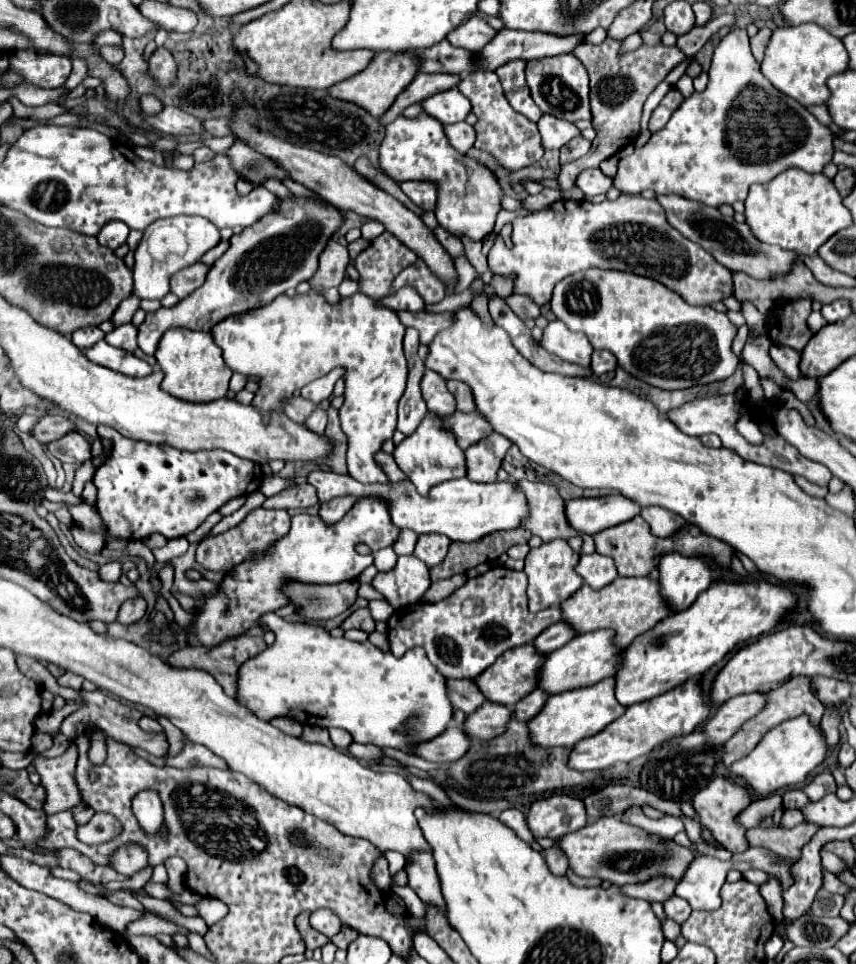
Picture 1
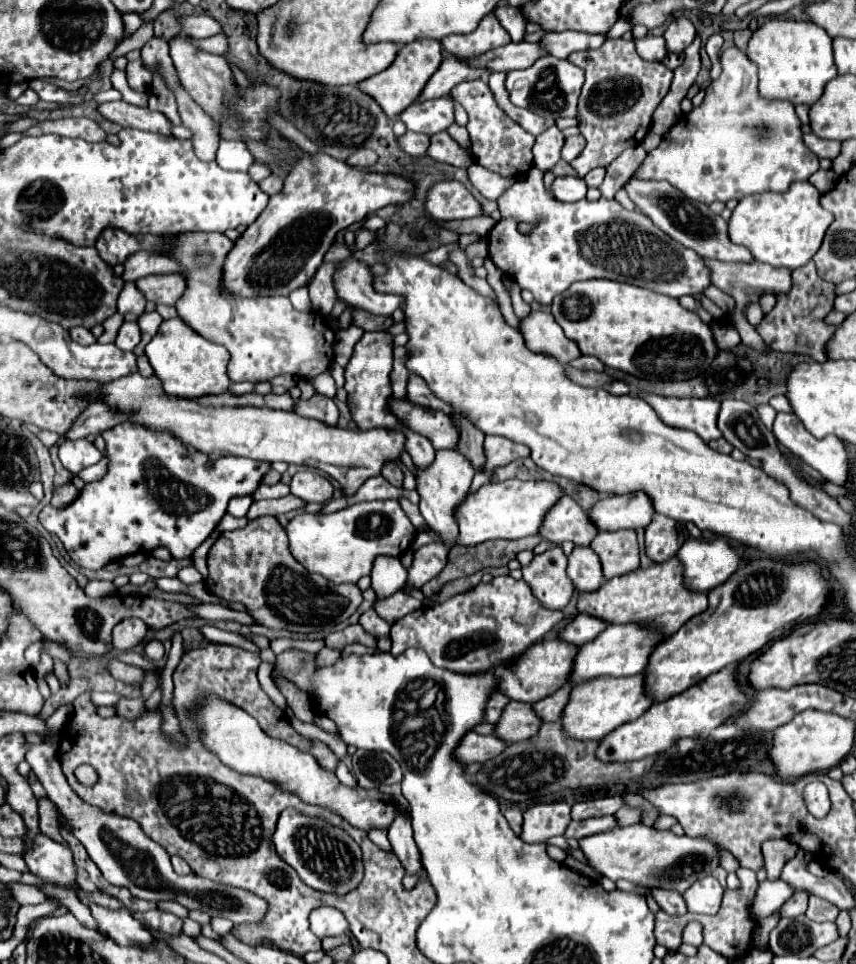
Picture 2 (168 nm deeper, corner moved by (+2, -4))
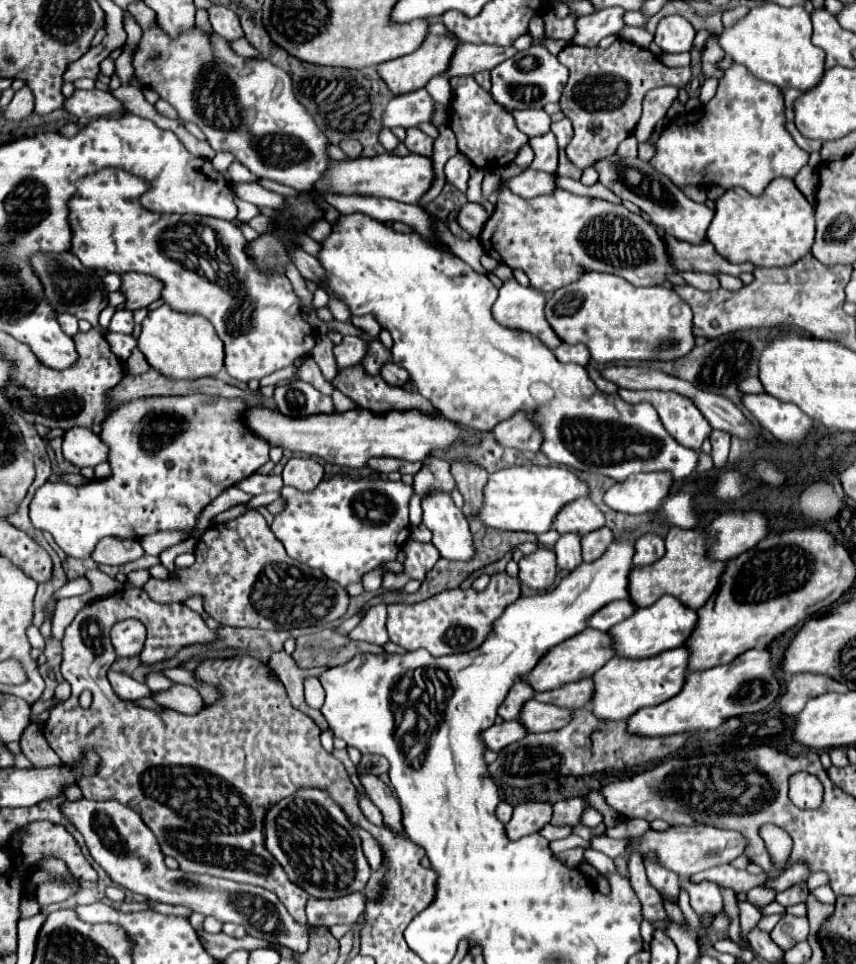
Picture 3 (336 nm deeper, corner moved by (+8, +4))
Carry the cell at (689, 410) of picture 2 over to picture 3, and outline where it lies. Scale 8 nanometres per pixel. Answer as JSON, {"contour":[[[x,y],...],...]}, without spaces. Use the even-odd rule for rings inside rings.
{"contour":[[[619,388],[617,394],[619,394],[625,402],[631,402],[631,404],[649,402],[649,404],[657,410],[657,414],[659,414],[659,418],[661,418],[665,430],[667,430],[681,446],[691,448],[691,450],[695,450],[695,452],[699,452],[703,440],[705,440],[705,438],[711,434],[711,430],[713,430],[713,428],[709,426],[709,422],[703,418],[703,414],[695,408],[695,404],[693,404],[689,398],[685,398],[685,396],[677,394],[677,392],[661,392],[661,390],[625,390],[625,388]]]}

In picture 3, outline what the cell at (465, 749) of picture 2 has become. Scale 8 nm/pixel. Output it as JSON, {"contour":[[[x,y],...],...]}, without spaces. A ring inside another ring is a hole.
{"contour":[[[511,720],[511,722],[503,722],[499,726],[491,726],[489,730],[483,732],[483,738],[485,738],[485,744],[489,750],[499,752],[501,748],[525,738],[527,734],[529,734],[527,728],[519,720]]]}

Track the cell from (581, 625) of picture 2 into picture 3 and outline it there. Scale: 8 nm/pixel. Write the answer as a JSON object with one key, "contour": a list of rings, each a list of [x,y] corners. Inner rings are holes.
{"contour":[[[625,598],[625,600],[615,600],[607,606],[603,606],[591,620],[589,620],[589,626],[591,628],[597,628],[601,632],[607,632],[609,628],[613,628],[615,624],[619,624],[621,620],[629,618],[633,612],[637,610],[637,606]]]}

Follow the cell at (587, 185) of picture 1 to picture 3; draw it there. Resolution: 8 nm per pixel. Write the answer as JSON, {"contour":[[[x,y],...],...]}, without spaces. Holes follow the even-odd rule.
{"contour":[[[525,170],[519,176],[501,180],[499,186],[493,190],[493,194],[489,196],[489,202],[495,204],[497,202],[497,196],[499,196],[499,192],[503,188],[509,188],[513,194],[529,200],[529,198],[535,198],[535,196],[553,192],[555,190],[555,176],[545,174],[545,172],[539,172],[539,170]]]}

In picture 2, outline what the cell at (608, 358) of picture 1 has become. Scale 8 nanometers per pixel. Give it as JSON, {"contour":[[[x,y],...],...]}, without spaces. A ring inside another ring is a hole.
{"contour":[[[581,356],[581,358],[573,360],[571,366],[575,366],[575,368],[583,368],[583,370],[595,370],[595,372],[603,372],[603,370],[605,370],[603,362],[597,360],[595,356]]]}

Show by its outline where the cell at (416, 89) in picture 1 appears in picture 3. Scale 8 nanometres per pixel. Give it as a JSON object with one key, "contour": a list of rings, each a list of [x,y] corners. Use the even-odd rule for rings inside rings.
{"contour":[[[461,44],[453,54],[451,68],[447,70],[447,78],[461,76],[461,74],[477,74],[481,70],[493,70],[503,60],[511,58],[517,50],[511,48],[497,48],[489,44]]]}

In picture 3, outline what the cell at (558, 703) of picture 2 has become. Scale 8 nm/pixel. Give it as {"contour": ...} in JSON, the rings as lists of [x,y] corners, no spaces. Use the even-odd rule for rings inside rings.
{"contour":[[[585,678],[579,682],[569,682],[557,690],[547,690],[547,692],[537,692],[535,698],[539,702],[549,702],[557,704],[563,708],[583,708],[589,704],[589,696],[593,694],[593,680]]]}

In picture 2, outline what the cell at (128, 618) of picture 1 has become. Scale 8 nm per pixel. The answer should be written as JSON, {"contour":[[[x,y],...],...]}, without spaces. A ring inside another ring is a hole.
{"contour":[[[125,618],[121,620],[115,628],[113,628],[113,648],[115,650],[129,650],[131,646],[143,642],[147,634],[147,624],[143,624],[143,620],[139,618]]]}

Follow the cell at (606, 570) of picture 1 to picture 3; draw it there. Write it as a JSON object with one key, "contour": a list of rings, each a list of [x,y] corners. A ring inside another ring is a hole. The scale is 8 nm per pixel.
{"contour":[[[561,534],[559,540],[555,542],[555,556],[557,556],[557,566],[563,570],[573,570],[577,568],[581,560],[581,538],[577,534]]]}

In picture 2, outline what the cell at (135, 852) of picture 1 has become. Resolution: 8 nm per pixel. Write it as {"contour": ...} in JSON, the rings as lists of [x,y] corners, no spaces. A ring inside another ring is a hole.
{"contour":[[[29,744],[25,760],[31,764],[35,776],[43,784],[47,796],[57,804],[63,818],[69,820],[73,826],[73,836],[87,848],[87,854],[97,864],[97,868],[103,872],[105,880],[115,886],[125,886],[129,892],[137,898],[159,902],[159,900],[177,900],[187,910],[201,910],[209,916],[221,916],[229,918],[233,924],[241,922],[259,922],[263,914],[267,912],[267,902],[247,890],[225,886],[211,882],[201,876],[177,876],[171,868],[169,854],[155,844],[145,832],[135,824],[131,818],[121,818],[115,814],[105,814],[99,808],[91,808],[83,800],[77,798],[77,794],[69,788],[61,768],[59,768],[59,756],[55,748],[49,744]]]}

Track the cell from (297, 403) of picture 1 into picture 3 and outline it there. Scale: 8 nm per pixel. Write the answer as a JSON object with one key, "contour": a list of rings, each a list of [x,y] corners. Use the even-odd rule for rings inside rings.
{"contour":[[[153,368],[147,374],[133,376],[127,374],[121,384],[117,384],[111,390],[111,396],[115,400],[115,406],[121,402],[129,402],[135,398],[145,396],[185,396],[185,394],[217,394],[225,398],[243,398],[249,406],[259,404],[257,396],[247,394],[235,386],[229,386],[215,378],[201,378],[201,380],[169,380],[167,376],[161,376],[161,372],[153,372]]]}

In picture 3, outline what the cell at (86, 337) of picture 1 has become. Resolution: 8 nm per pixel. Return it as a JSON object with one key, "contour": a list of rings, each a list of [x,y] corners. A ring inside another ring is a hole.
{"contour":[[[59,314],[57,320],[59,320],[59,326],[61,326],[61,330],[63,330],[65,334],[75,336],[75,334],[79,332],[79,328],[77,328],[77,318],[75,318],[75,316],[71,316],[71,314]]]}

